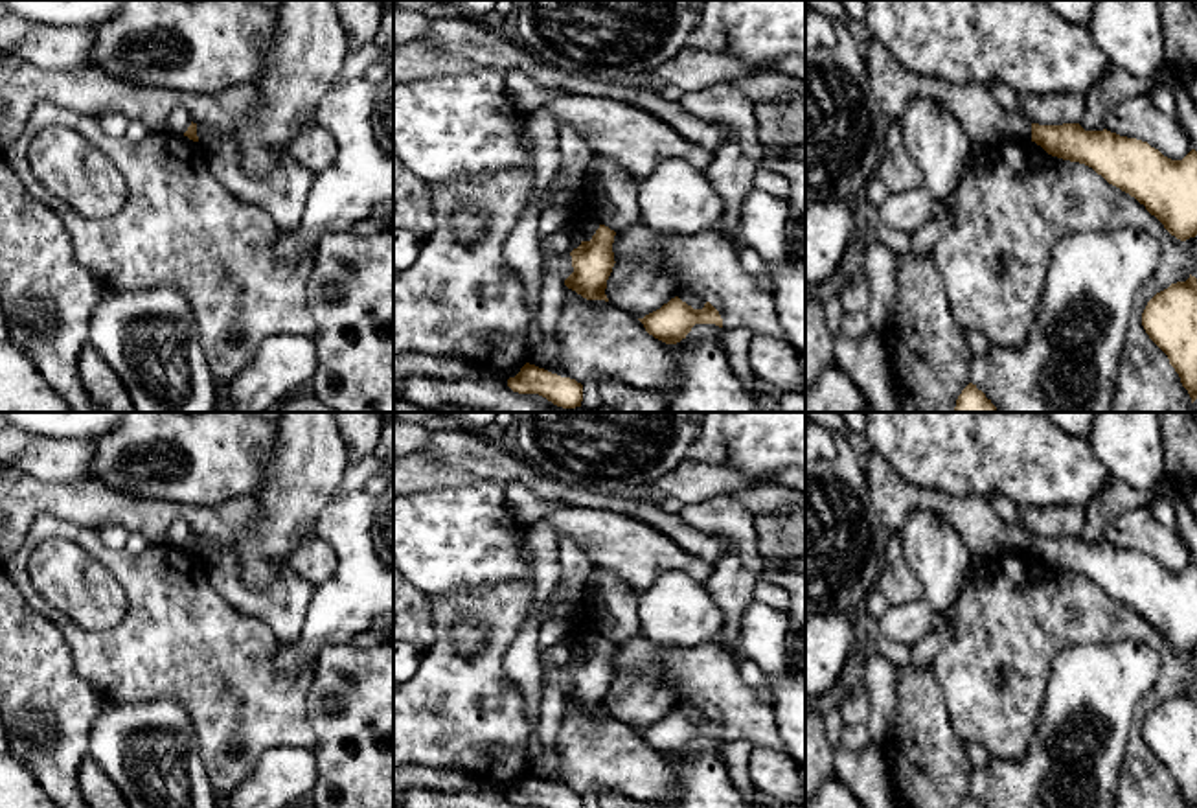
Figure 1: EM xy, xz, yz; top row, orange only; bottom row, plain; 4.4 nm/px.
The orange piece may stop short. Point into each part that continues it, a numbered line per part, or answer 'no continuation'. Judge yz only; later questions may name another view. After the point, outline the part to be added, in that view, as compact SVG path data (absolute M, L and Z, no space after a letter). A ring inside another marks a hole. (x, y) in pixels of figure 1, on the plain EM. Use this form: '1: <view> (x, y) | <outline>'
no continuation

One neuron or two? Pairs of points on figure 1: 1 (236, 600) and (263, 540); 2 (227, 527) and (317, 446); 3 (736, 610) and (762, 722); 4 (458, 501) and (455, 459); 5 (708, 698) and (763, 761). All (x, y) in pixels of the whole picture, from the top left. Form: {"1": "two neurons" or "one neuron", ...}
{"1": "two neurons", "2": "two neurons", "3": "two neurons", "4": "two neurons", "5": "two neurons"}

